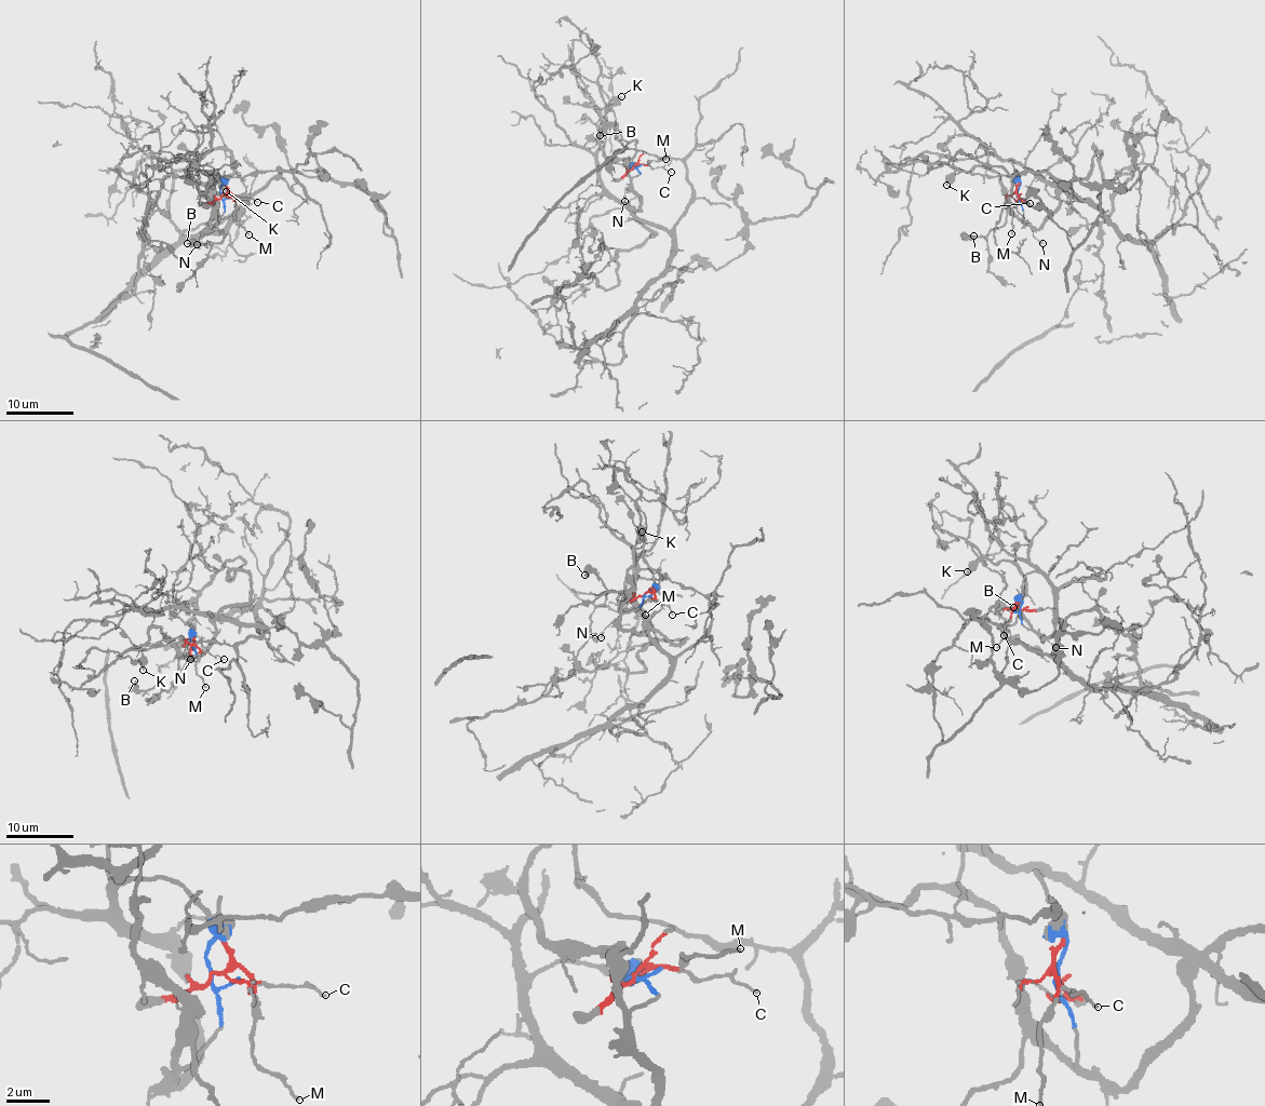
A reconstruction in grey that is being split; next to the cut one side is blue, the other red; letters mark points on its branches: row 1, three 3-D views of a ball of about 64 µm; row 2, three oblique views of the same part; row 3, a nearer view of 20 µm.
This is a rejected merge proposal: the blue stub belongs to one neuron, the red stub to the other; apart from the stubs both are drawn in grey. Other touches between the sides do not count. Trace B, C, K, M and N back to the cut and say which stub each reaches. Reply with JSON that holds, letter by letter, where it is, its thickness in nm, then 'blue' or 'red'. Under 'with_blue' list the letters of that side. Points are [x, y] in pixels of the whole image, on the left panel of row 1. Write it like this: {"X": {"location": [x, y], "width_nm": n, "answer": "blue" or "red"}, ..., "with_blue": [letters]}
{"B": {"location": [187, 243], "width_nm": 240, "answer": "blue"}, "C": {"location": [257, 202], "width_nm": 100, "answer": "red"}, "K": {"location": [226, 191], "width_nm": 150, "answer": "blue"}, "M": {"location": [249, 234], "width_nm": 110, "answer": "red"}, "N": {"location": [197, 244], "width_nm": 140, "answer": "blue"}, "with_blue": ["B", "K", "N"]}

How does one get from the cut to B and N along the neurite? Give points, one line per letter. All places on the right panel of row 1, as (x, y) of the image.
B: (1018, 193), (1023, 221), (1007, 215), (999, 227), (993, 227), (986, 238), (968, 238), (973, 235)
N: (1018, 193), (1023, 221), (1044, 242)

